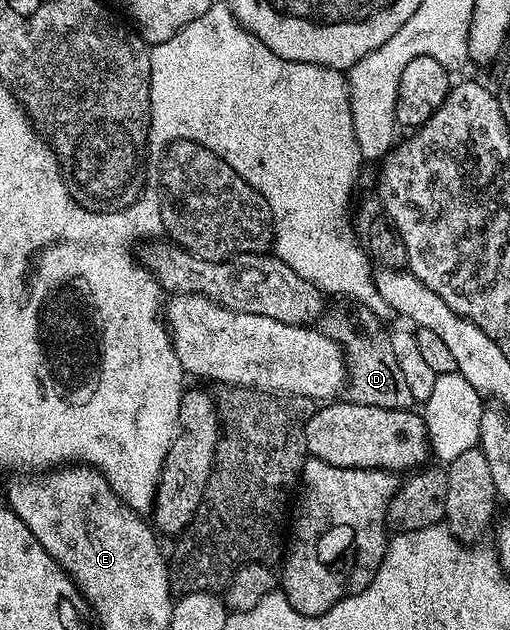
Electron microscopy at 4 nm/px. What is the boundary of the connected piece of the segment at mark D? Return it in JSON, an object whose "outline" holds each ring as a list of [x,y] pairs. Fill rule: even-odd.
{"outline":[[[350,308],[325,319],[324,332],[332,341],[340,343],[346,356],[348,367],[348,398],[351,402],[379,406],[389,410],[409,410],[415,405],[412,392],[408,392],[408,384],[400,372],[400,364],[396,364],[396,352],[392,352],[391,331],[385,330],[383,319],[377,318],[372,311],[365,308]]]}

